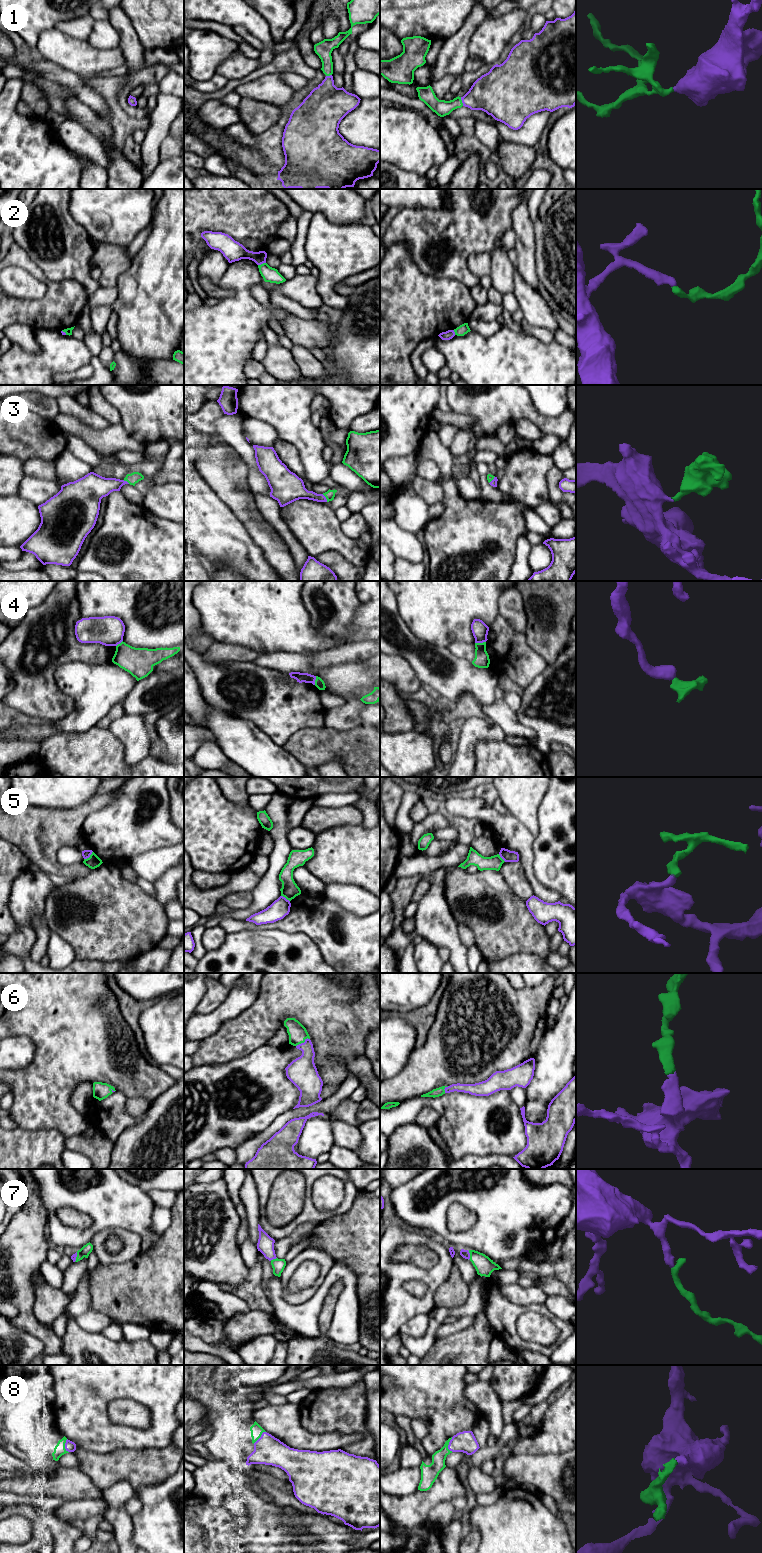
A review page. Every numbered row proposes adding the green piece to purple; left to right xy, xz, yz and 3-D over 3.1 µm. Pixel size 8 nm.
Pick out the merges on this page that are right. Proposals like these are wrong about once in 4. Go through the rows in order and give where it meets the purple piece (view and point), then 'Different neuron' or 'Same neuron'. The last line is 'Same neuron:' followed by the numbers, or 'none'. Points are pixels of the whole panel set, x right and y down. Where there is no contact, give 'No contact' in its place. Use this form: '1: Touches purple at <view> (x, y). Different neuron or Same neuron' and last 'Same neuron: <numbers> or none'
1: Touches purple at yz (462, 101). Same neuron
2: Touches purple at xz (261, 263). Different neuron
3: Touches purple at xz (325, 498). Same neuron
4: Touches purple at yz (480, 642). Different neuron
5: Touches purple at xy (89, 856). Different neuron
6: Touches purple at xz (302, 1043). Same neuron
7: Touches purple at yz (469, 1255). Same neuron
8: Touches purple at yz (449, 1444). Same neuron
Same neuron: 1, 3, 6, 7, 8

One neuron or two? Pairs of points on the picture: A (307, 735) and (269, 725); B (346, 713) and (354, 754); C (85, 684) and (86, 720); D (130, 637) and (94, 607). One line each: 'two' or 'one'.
A: two
B: two
C: one
D: one

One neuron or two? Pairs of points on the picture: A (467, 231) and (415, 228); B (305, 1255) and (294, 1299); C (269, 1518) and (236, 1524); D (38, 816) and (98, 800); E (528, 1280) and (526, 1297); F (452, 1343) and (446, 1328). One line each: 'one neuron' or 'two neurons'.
A: one neuron
B: one neuron
C: two neurons
D: one neuron
E: two neurons
F: two neurons

